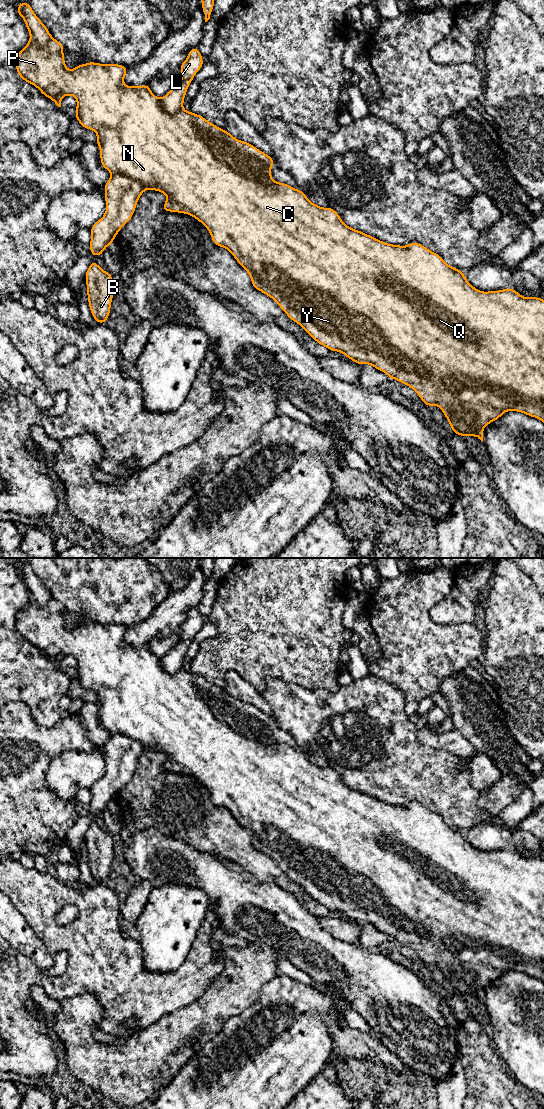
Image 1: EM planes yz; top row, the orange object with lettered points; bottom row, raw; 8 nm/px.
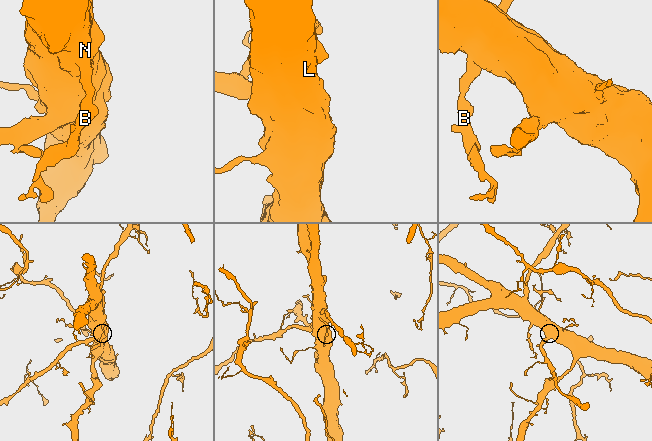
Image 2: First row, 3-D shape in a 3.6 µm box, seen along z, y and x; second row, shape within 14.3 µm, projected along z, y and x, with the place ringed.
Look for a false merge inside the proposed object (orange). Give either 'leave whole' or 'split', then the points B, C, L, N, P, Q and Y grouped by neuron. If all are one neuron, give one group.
split; B L / C N P Q Y

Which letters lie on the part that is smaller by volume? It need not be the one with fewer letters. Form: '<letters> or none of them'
B, L

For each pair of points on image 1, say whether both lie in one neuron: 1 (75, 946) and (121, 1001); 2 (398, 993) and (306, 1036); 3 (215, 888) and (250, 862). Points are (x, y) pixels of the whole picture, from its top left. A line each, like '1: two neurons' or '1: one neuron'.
1: one neuron
2: two neurons
3: two neurons

